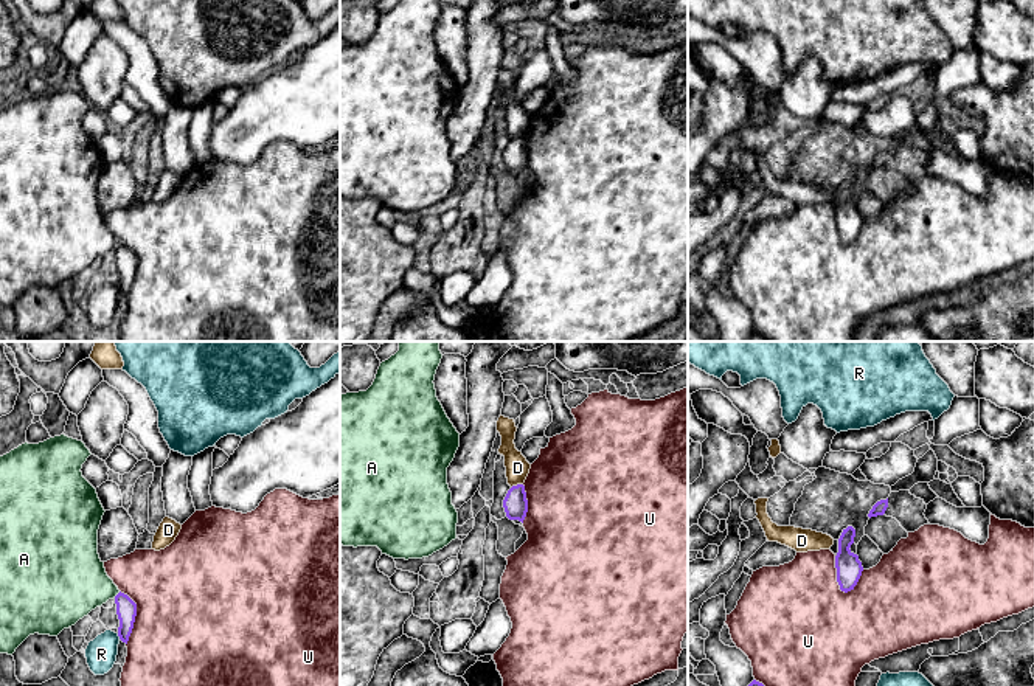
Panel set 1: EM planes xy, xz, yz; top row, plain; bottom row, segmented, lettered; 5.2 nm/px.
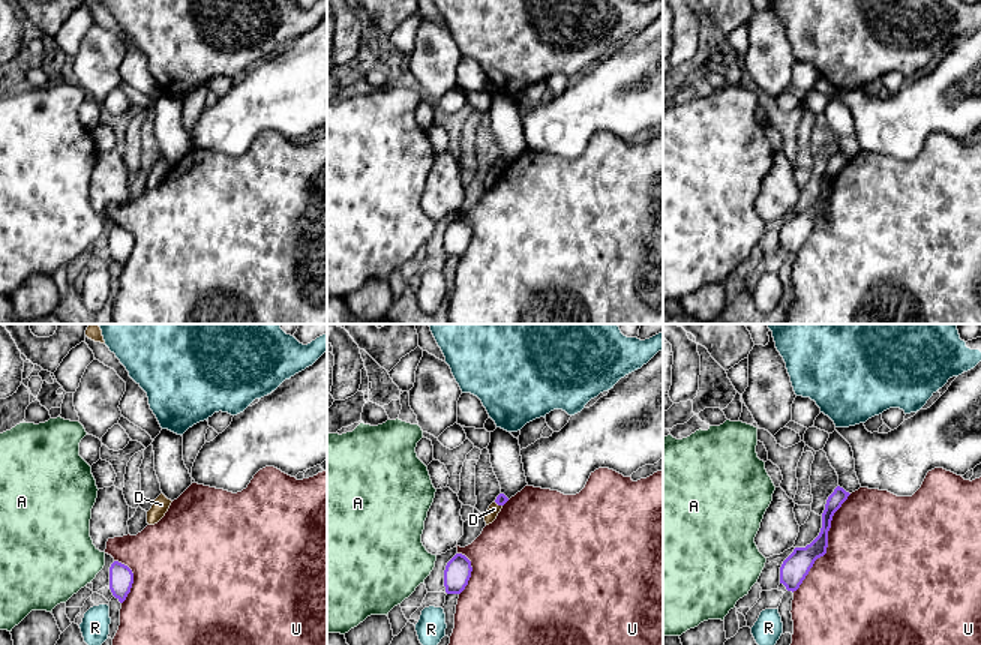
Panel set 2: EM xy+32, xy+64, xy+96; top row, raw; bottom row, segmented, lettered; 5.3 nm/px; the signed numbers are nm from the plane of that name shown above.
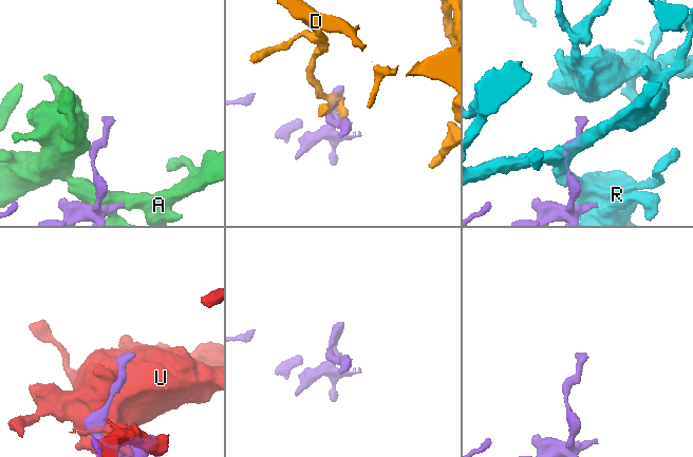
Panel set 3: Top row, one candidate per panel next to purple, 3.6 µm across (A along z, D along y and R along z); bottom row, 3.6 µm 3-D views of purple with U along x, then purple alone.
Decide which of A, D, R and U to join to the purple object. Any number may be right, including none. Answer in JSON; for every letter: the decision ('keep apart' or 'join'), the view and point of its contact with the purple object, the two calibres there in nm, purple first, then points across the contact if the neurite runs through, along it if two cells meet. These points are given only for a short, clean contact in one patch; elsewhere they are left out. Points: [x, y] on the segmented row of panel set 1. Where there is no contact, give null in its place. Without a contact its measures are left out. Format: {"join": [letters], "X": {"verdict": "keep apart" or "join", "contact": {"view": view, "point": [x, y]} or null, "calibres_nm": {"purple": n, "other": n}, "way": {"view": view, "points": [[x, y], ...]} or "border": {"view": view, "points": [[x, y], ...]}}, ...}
{"join": [], "A": {"verdict": "keep apart", "contact": {"view": "xy", "point": [117, 595]}, "calibres_nm": {"purple": 110, "other": 360}}, "D": {"verdict": "keep apart", "contact": {"view": "xz", "point": [517, 485]}, "calibres_nm": {"purple": 130, "other": 120}, "border": {"view": "xz", "points": [[522, 483], [511, 488]]}}, "R": {"verdict": "keep apart", "contact": {"view": "xy", "point": [118, 635]}, "calibres_nm": {"purple": 110, "other": 160}, "border": {"view": "xy", "points": [[117, 634], [120, 638]]}}, "U": {"verdict": "keep apart", "contact": {"view": "yz", "point": [837, 576]}, "calibres_nm": {"purple": 130, "other": 460}}}

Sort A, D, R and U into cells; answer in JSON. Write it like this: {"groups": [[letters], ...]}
{"groups": [["A"], ["D"], ["R"], ["U"]]}

